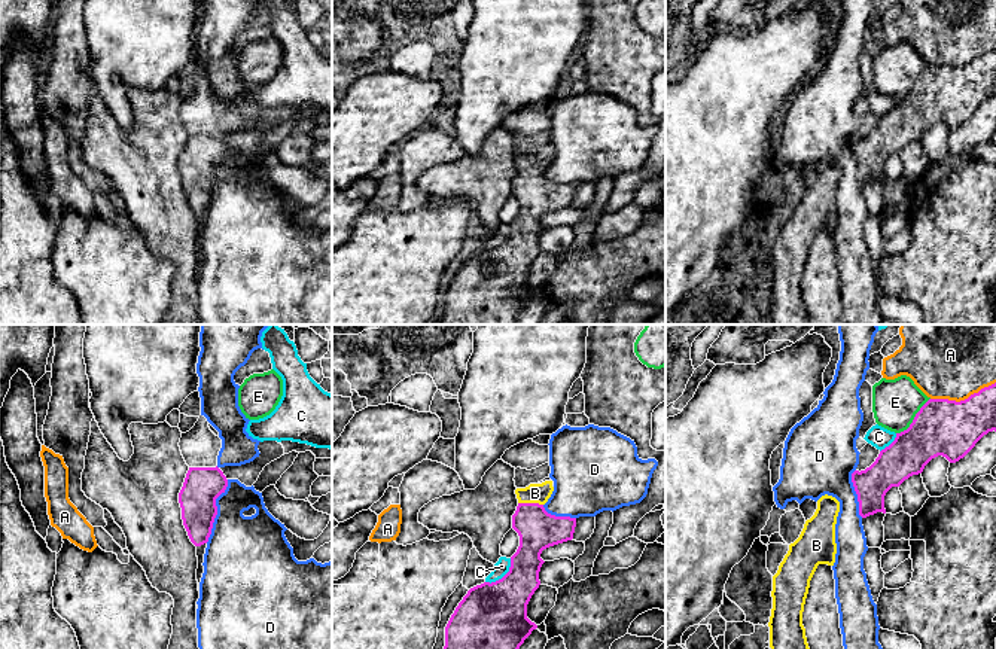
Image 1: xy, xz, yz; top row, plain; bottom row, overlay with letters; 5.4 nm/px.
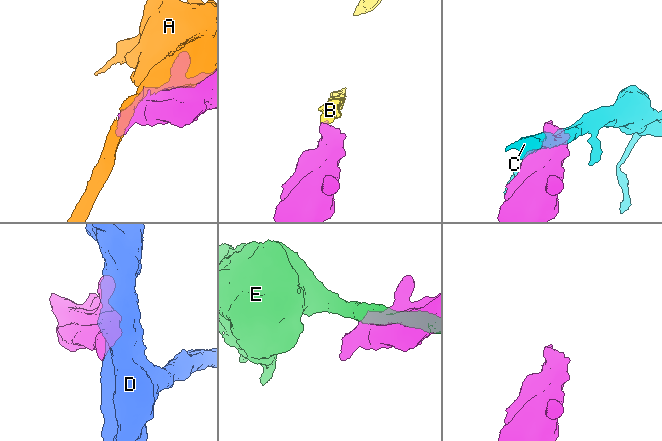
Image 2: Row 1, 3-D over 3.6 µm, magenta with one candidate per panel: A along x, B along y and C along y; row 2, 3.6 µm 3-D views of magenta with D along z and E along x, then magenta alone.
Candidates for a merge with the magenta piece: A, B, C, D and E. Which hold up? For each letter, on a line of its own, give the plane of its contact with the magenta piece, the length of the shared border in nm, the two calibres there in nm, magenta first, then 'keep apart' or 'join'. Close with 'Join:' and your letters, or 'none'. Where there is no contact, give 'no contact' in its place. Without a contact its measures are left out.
A: contact in yz; length 360 nm; calibres 300 and 460 nm; keep apart
B: contact in xz; length 140 nm; calibres 220 and 110 nm; join
C: contact in xz; length 190 nm; calibres 360 and 80 nm; keep apart
D: contact in xy; length 360 nm; calibres 200 and 360 nm; keep apart
E: contact in yz; length 260 nm; calibres 300 and 260 nm; keep apart
Join: B

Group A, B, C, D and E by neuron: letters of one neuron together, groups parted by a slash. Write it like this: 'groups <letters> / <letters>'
groups A / B / C / D / E

